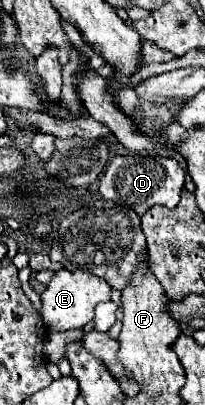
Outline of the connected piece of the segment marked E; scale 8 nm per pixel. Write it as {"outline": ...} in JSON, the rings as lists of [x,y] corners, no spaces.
{"outline":[[[67,271],[55,273],[53,281],[41,291],[41,317],[49,331],[69,331],[83,329],[95,315],[95,305],[111,299],[111,287],[105,279],[91,275],[89,271]]]}

